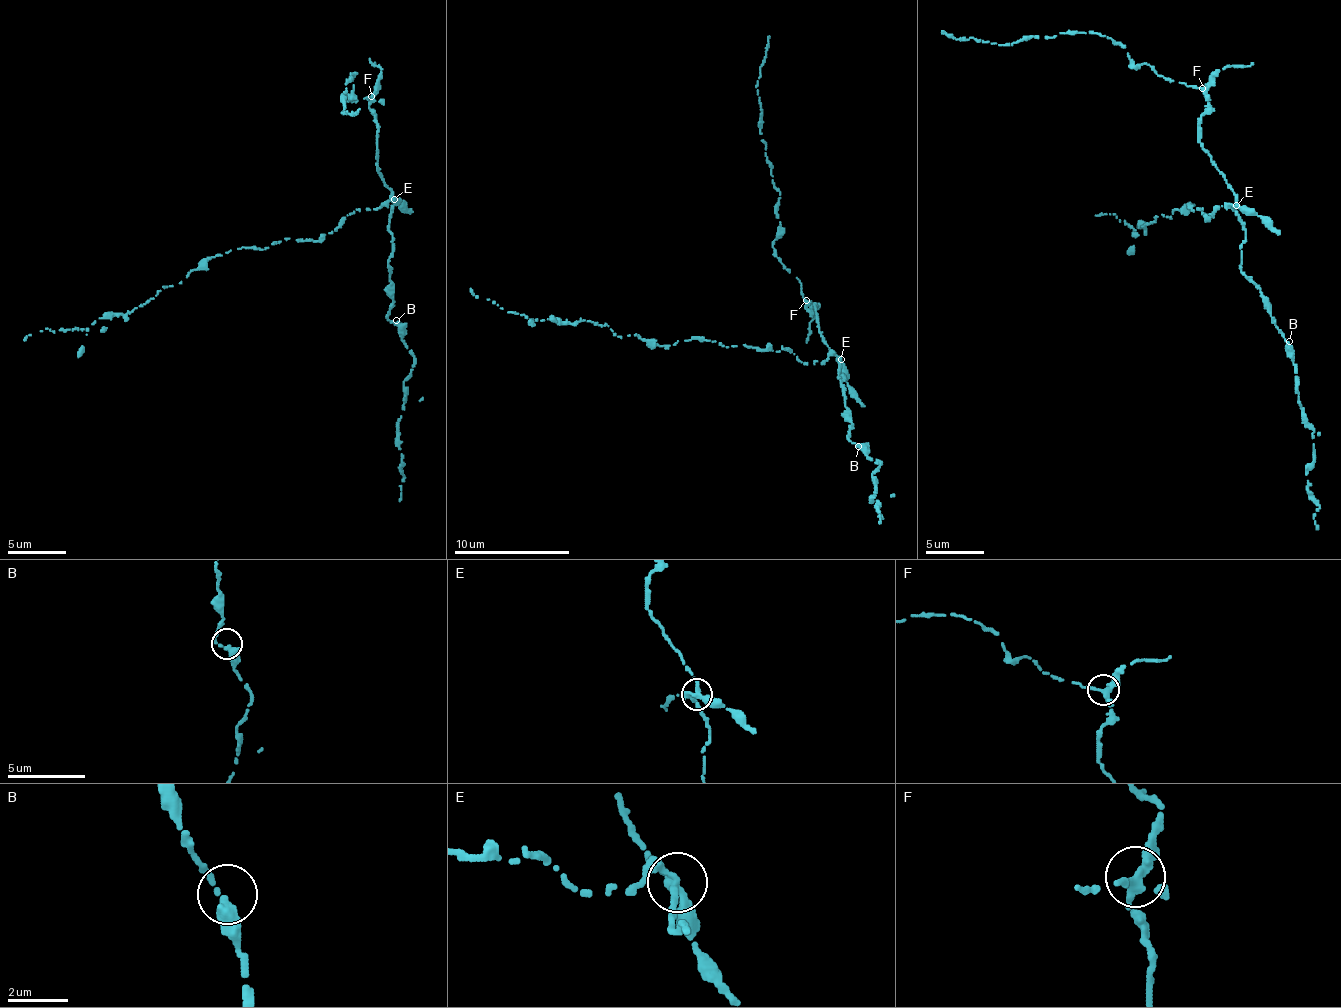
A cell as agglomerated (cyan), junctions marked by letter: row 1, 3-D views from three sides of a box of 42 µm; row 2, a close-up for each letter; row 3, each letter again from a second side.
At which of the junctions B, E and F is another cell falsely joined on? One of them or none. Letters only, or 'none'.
E

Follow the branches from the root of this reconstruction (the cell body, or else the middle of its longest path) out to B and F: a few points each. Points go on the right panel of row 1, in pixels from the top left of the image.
B: (1232, 210), (1230, 205), (1236, 208), (1245, 232), (1242, 272), (1256, 286), (1271, 315), (1271, 323), (1289, 341)
F: (1232, 210), (1230, 206), (1236, 202), (1236, 197), (1200, 140), (1200, 117), (1208, 102), (1202, 88)

